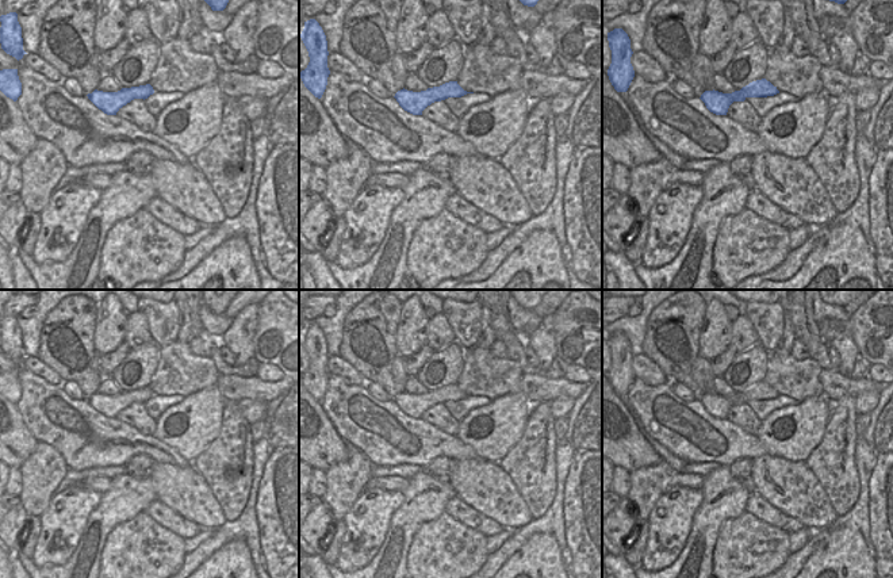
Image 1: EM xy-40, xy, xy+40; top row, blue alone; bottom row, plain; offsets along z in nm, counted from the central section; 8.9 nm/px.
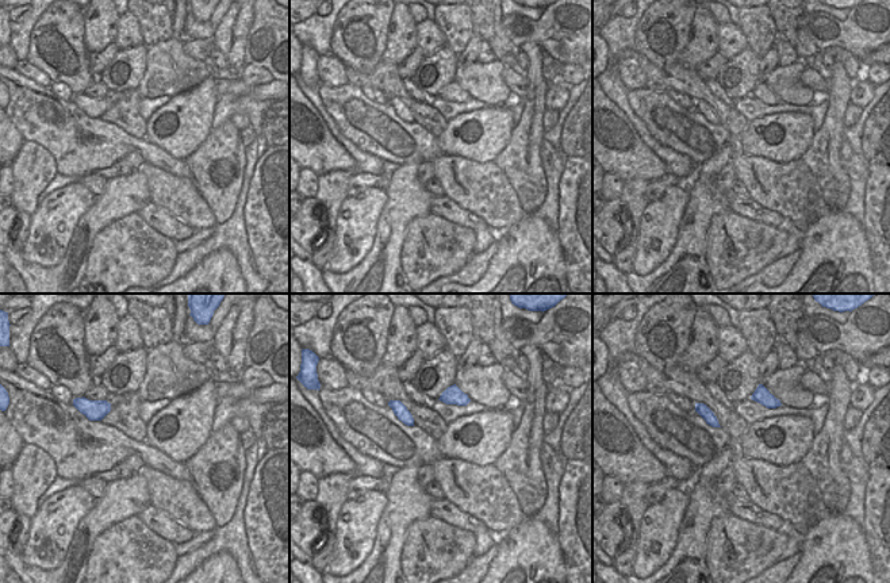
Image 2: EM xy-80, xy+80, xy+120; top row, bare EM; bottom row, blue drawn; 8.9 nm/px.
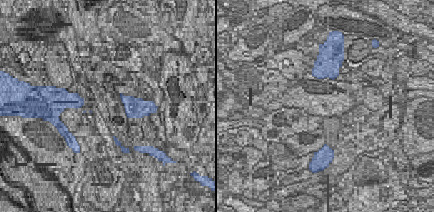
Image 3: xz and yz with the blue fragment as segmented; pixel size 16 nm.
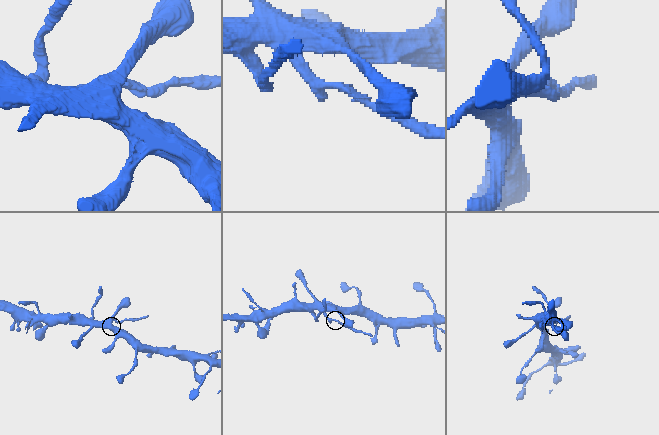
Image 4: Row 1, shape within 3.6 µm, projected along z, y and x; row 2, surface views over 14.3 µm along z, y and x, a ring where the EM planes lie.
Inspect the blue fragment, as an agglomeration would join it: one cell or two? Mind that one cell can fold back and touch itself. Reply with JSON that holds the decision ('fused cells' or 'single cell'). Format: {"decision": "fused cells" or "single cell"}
{"decision": "fused cells"}

